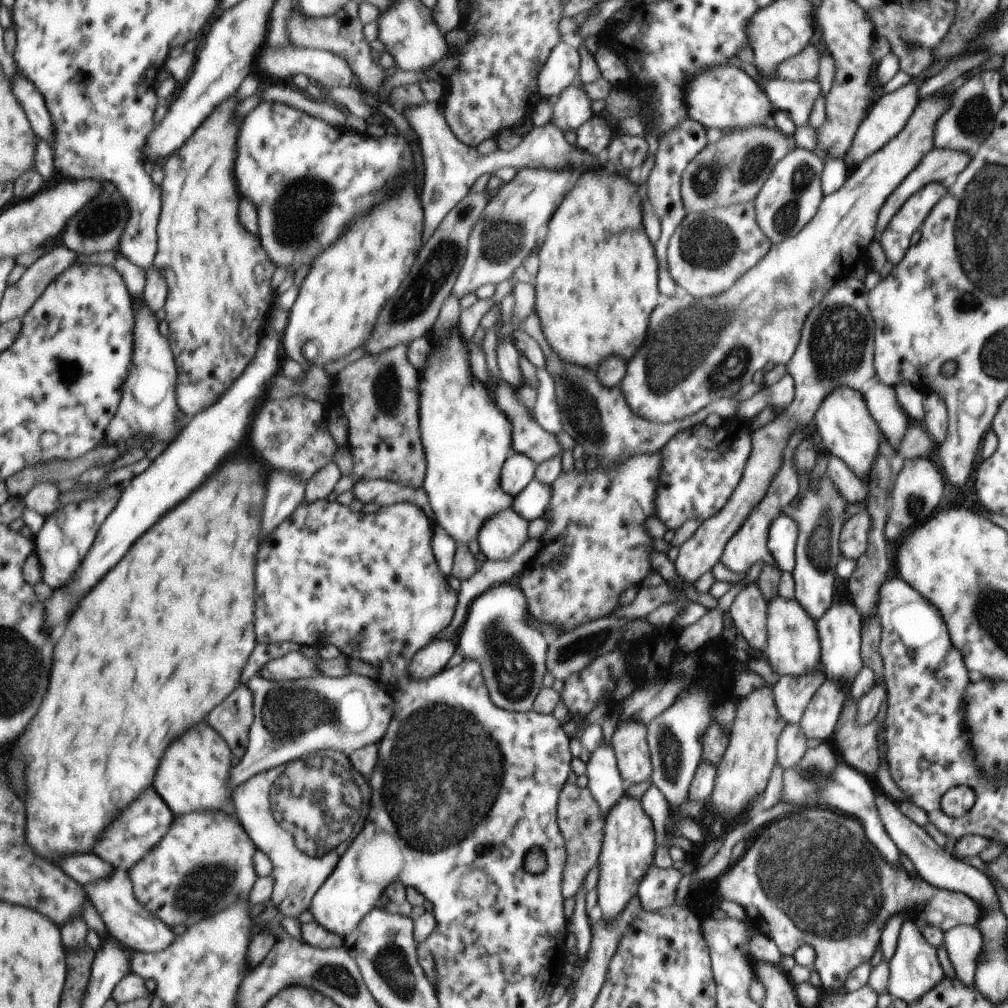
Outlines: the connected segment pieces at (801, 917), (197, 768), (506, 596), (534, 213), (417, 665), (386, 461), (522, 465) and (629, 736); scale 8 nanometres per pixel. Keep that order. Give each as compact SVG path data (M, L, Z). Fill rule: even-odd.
M801 806L790 814L787 818L774 819L769 821L771 824L765 825L757 840L745 849L745 854L738 862L728 866L713 880L713 894L710 882L706 884L707 889L691 888L686 900L692 900L693 904L697 902L703 909L715 908L722 901L739 902L750 924L775 944L781 956L791 957L792 952L803 944L811 947L815 955L811 971L817 973L819 986L831 991L842 990L850 973L862 965L863 960L871 958L877 948L879 932L891 914L905 913L917 930L932 926L943 933L954 926L977 927L979 924L981 912L978 903L970 895L935 888L918 875L907 874L901 865L885 864L881 860L883 856L877 852L878 848L863 834L861 822L855 818L819 806Z
M203 722L199 728L195 726L183 738L171 744L171 750L167 750L155 778L155 788L159 794L163 794L163 798L167 798L167 804L176 816L195 812L225 812L234 798L230 785L233 757L234 751L226 739L219 731L207 726L207 722Z
M499 584L479 594L467 607L457 640L464 658L467 656L465 659L475 660L482 667L494 705L506 711L531 711L546 671L549 639L525 622L527 616L529 612L523 592L515 586Z
M547 166L523 168L518 170L509 182L502 183L492 192L490 204L486 206L485 212L474 225L473 232L469 234L466 258L459 269L454 288L451 289L451 296L460 299L477 290L482 284L499 284L507 280L531 252L539 250L545 240L555 198L558 198L572 173L573 170Z
M435 640L424 646L419 652L414 653L411 661L411 678L427 680L436 675L455 651L455 647L447 640Z
M394 346L393 349L385 350L385 352L377 354L377 356L369 356L364 354L357 360L353 360L348 364L335 378L334 393L340 399L341 409L348 419L348 436L347 440L354 452L353 460L355 460L354 474L358 479L385 479L407 488L422 488L423 477L425 476L425 456L423 446L420 441L420 432L418 425L418 371L409 361L409 356L406 354L406 346Z
M511 453L502 466L501 470L501 487L512 497L519 494L534 477L533 464L527 456L522 453Z
M619 719L611 735L610 742L611 746L613 746L613 752L615 752L619 776L626 785L637 784L650 778L653 772L653 764L650 762L649 744L646 742L645 723L637 722L637 720L621 722Z

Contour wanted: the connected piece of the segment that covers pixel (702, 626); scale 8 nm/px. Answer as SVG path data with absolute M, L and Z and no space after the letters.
M762 560L754 562L745 573L743 579L737 584L730 584L729 590L723 590L723 596L717 600L715 608L711 609L705 616L702 616L693 624L690 624L681 630L681 634L678 634L675 637L675 644L677 644L677 648L680 650L679 653L699 653L712 639L722 635L722 614L729 610L732 600L743 586L754 582L758 578L758 574L763 564L764 562Z

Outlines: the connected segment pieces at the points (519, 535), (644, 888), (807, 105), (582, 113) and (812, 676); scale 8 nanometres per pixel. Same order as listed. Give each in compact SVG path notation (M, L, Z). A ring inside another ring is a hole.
M509 508L486 521L476 540L488 560L507 560L527 540L528 532L525 519Z
M685 862L681 868L663 869L649 866L645 870L636 892L643 910L653 912L659 908L675 906L677 882L694 869L691 864Z
M740 62L740 69L750 75L752 79L766 93L776 110L788 115L794 126L807 126L809 110L819 96L819 83L815 81L789 81L772 78L763 80L751 63Z
M573 82L564 88L557 98L557 102L551 108L551 124L563 135L565 132L577 130L588 118L594 114L591 112L588 96L581 88L581 82Z
M819 668L801 676L781 675L770 686L779 715L786 724L798 722L813 693L824 680L825 674Z

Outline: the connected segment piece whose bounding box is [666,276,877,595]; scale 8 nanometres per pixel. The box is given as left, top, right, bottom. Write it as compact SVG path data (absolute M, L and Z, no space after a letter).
M852 276L837 281L826 296L822 298L822 301L810 310L806 320L807 322L802 326L801 341L797 350L795 350L795 356L784 364L787 374L793 379L793 400L787 406L787 410L783 410L781 414L777 414L765 426L754 431L753 452L750 453L750 458L746 461L745 472L742 473L741 482L739 482L739 490L735 490L735 498L731 498L731 502L727 506L723 506L723 510L719 510L719 514L715 514L715 518L703 520L699 524L699 528L678 548L677 557L673 561L677 580L667 580L666 583L671 590L679 592L680 595L684 594L681 584L691 584L693 586L695 580L701 578L705 572L709 572L717 562L721 561L723 549L729 542L729 538L739 530L741 524L745 522L745 518L749 516L749 512L759 504L759 500L767 492L767 486L770 485L775 474L778 474L782 468L786 444L790 440L791 434L803 427L813 425L814 417L817 416L818 409L826 400L827 394L831 394L833 390L844 385L853 388L853 390L859 390L861 384L865 384L869 378L873 378L873 375L877 373L874 369L875 323L870 315L869 291L865 289L862 282L859 282L859 279Z

